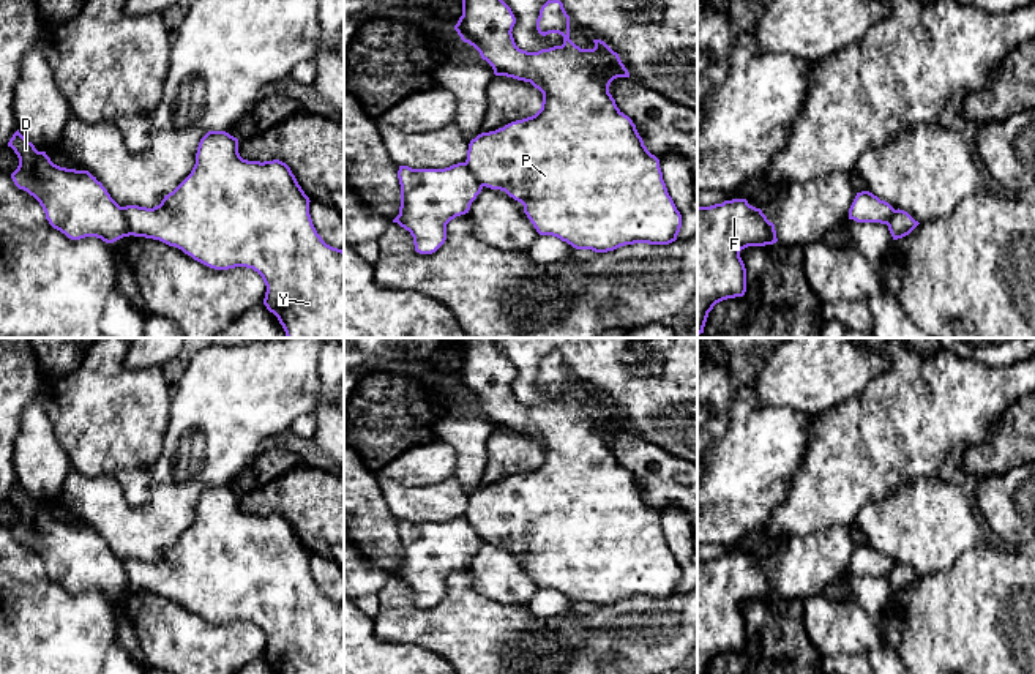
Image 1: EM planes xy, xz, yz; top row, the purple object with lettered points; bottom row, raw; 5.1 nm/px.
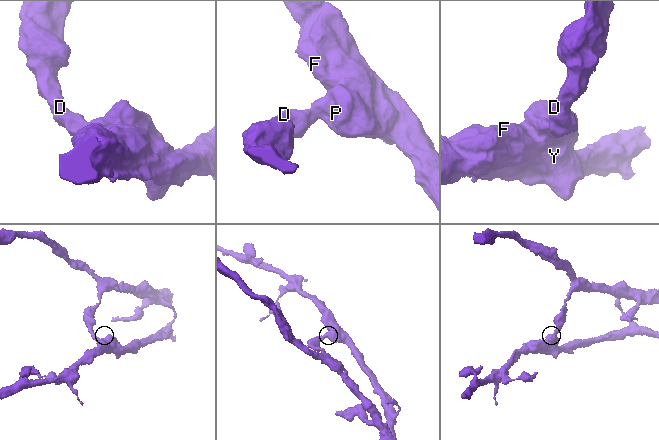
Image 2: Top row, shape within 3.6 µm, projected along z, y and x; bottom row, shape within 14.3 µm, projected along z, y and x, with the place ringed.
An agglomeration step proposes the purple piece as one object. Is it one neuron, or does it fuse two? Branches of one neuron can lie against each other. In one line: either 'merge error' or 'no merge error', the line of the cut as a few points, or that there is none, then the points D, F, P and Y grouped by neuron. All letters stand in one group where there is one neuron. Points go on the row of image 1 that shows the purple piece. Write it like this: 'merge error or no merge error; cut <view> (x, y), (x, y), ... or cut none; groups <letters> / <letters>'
merge error; cut xy (120, 207), (130, 234); groups D / F P Y

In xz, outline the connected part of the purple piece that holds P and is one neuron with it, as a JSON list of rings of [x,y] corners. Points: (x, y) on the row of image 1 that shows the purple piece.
[[[462,0],[462,16],[454,25],[461,39],[480,52],[495,76],[530,82],[543,93],[541,109],[535,115],[472,139],[465,166],[483,186],[505,191],[521,202],[540,235],[557,237],[576,249],[607,253],[634,243],[669,245],[675,242],[682,227],[682,215],[667,193],[659,159],[647,150],[636,125],[617,107],[609,93],[614,79],[630,77],[618,54],[601,39],[593,39],[593,49],[576,46],[570,39],[570,16],[560,0],[547,0],[541,6],[536,30],[543,36],[562,35],[562,46],[538,52],[522,51],[516,46],[511,33],[514,24],[516,17],[503,0]]]

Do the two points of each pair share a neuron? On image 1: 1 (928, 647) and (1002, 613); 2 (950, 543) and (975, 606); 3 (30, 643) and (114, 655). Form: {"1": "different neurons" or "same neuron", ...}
{"1": "same neuron", "2": "different neurons", "3": "different neurons"}

